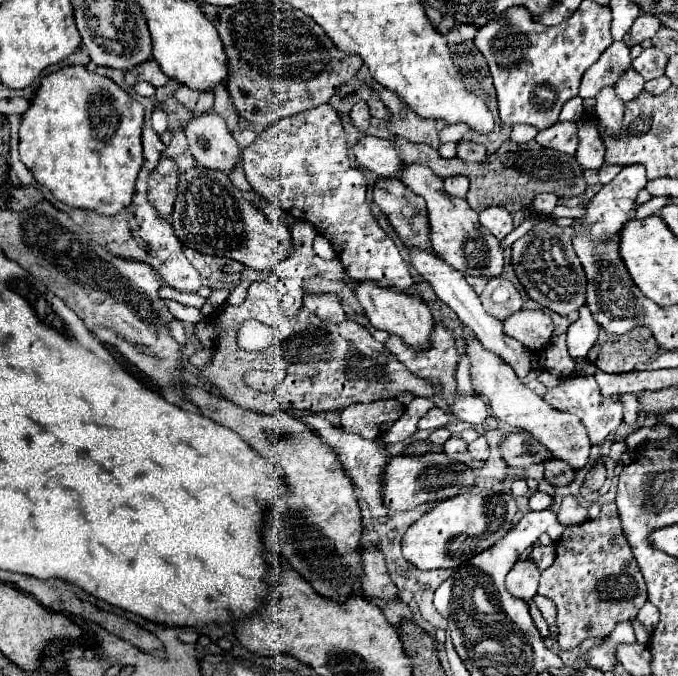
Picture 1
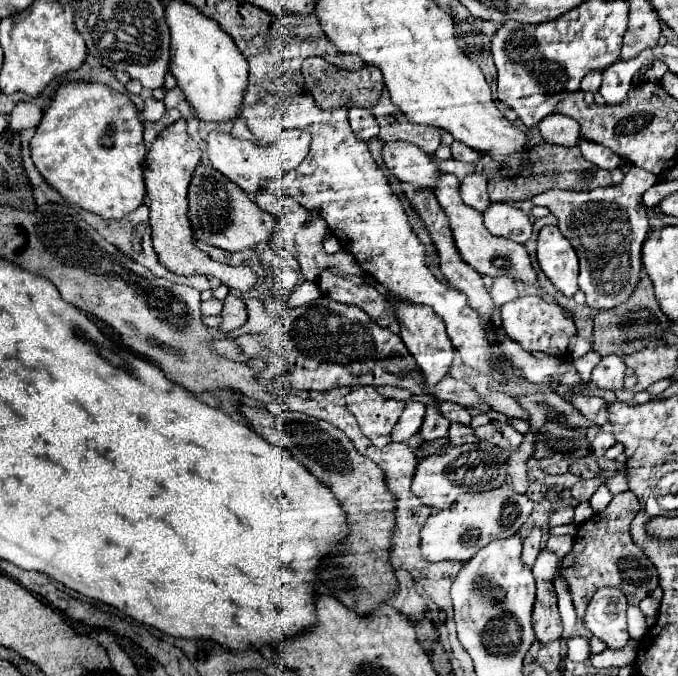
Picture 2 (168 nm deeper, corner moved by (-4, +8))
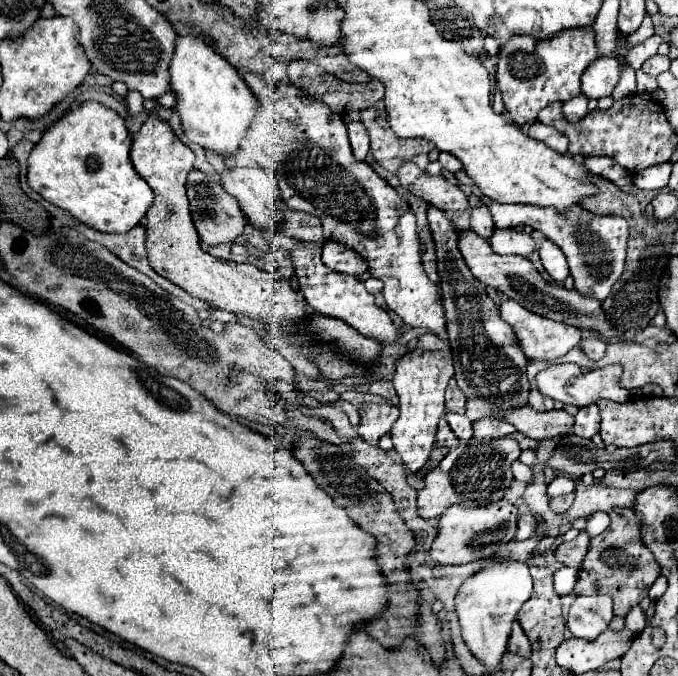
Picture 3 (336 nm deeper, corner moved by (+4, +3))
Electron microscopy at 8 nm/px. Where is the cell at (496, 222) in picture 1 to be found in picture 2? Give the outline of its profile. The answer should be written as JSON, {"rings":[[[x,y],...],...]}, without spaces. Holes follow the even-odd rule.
{"rings":[[[494,202],[484,210],[484,226],[496,234],[524,244],[532,234],[530,218],[516,206],[508,202]]]}

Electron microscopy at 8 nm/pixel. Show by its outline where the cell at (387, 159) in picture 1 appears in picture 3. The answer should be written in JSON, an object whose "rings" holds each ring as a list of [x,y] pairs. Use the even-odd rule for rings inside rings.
{"rings":[[[404,163],[398,171],[398,179],[404,189],[422,197],[426,203],[446,211],[446,213],[462,213],[468,207],[468,197],[458,185],[448,183],[442,175],[428,175],[410,163]]]}

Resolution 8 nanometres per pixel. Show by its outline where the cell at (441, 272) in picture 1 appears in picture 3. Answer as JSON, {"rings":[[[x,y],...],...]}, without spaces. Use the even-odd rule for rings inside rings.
{"rings":[[[558,363],[558,365],[552,365],[544,371],[540,371],[536,375],[536,381],[538,381],[538,389],[544,397],[550,397],[550,399],[566,403],[566,405],[570,403],[576,407],[584,407],[584,405],[596,403],[598,399],[608,399],[614,403],[626,403],[630,399],[630,391],[620,387],[620,383],[618,383],[620,375],[622,375],[622,365],[618,365],[618,363],[600,367],[600,369],[592,369],[592,371],[584,371],[574,363]]]}

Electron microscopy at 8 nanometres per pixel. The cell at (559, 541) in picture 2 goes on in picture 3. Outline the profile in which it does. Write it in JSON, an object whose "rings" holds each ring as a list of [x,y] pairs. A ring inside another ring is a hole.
{"rings":[[[584,531],[576,539],[572,539],[568,543],[562,543],[556,549],[556,559],[562,565],[568,565],[568,567],[580,567],[586,553],[588,553],[588,545],[590,545],[590,535]]]}

